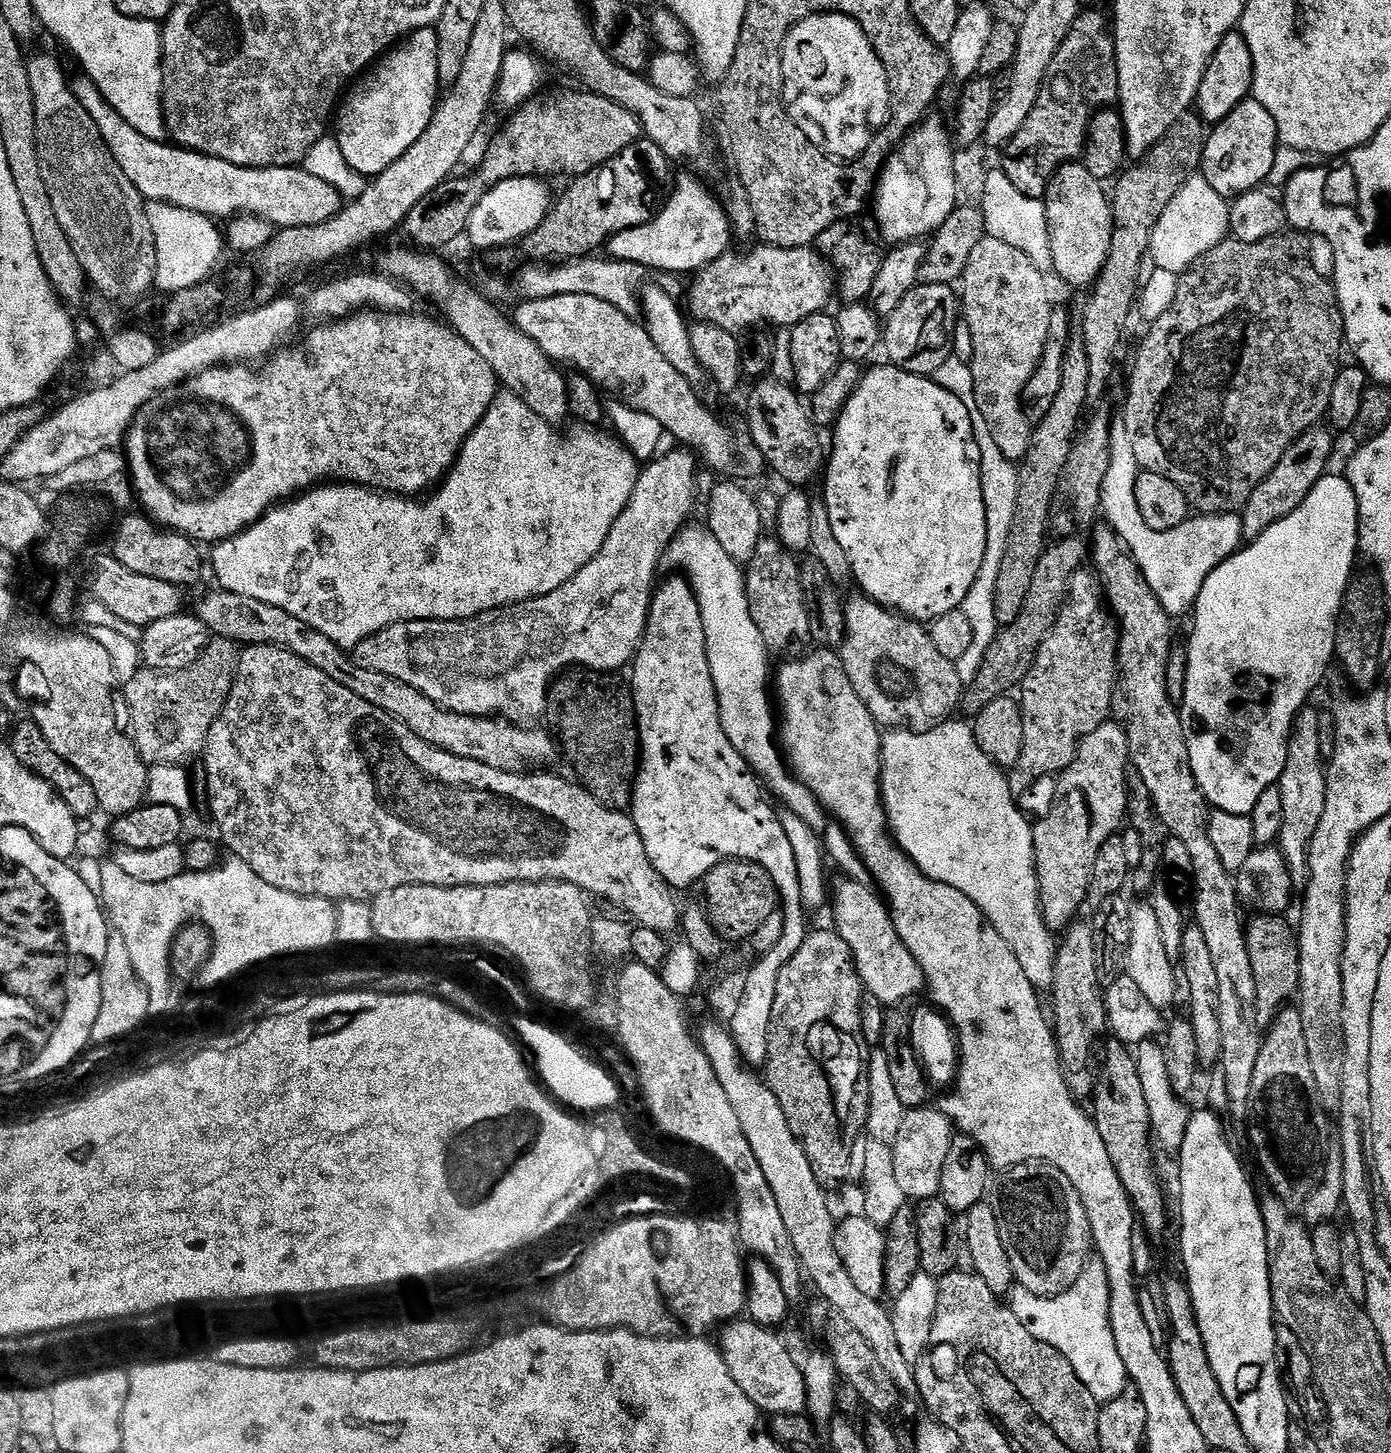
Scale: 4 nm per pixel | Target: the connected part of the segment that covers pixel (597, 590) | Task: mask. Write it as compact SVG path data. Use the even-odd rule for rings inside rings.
M682 448L677 449L666 455L663 453L643 465L640 477L636 479L636 485L630 494L628 507L616 519L614 526L610 526L610 534L606 534L606 540L602 542L602 548L598 550L598 554L586 566L582 566L582 570L578 570L578 574L574 574L574 578L570 578L570 582L558 586L558 590L554 590L545 596L535 596L533 600L523 600L521 604L507 604L505 608L495 608L489 612L483 612L480 616L471 616L465 620L405 620L394 622L389 628L383 628L378 634L367 636L358 647L351 649L352 660L366 670L378 670L378 674L386 674L390 678L396 678L398 682L404 682L406 686L410 686L426 698L430 698L446 712L457 712L463 716L491 716L521 726L527 725L529 722L536 722L539 716L543 717L547 713L548 689L557 675L565 670L577 668L605 674L615 673L617 671L615 668L622 667L624 663L627 665L635 657L636 650L644 638L644 628L648 624L648 605L652 599L654 585L657 583L656 567L659 566L660 560L662 564L662 557L665 555L669 541L676 536L678 529L685 525L687 521L685 519L692 508L694 470L697 461L691 451Z

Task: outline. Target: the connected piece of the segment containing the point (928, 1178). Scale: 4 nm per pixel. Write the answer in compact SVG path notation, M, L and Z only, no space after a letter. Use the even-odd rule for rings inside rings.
M925 1106L905 1111L895 1141L890 1145L893 1156L894 1178L905 1198L912 1202L931 1200L940 1195L942 1165L950 1152L954 1125L939 1107Z

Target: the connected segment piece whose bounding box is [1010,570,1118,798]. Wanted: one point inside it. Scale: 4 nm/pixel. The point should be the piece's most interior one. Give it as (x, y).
(1066, 694)

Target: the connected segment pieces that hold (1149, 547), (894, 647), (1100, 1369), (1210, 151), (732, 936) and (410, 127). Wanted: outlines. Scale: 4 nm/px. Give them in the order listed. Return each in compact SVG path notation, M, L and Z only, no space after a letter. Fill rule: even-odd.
M1115 421L1110 428L1110 465L1102 481L1100 507L1103 519L1108 519L1107 527L1116 533L1117 539L1123 544L1127 553L1132 557L1134 563L1140 568L1142 576L1155 594L1158 602L1164 608L1164 612L1170 618L1184 616L1193 611L1196 606L1196 599L1202 590L1209 574L1216 569L1223 560L1229 560L1235 552L1239 552L1244 540L1244 527L1240 521L1240 512L1217 512L1215 514L1200 514L1195 518L1184 521L1182 526L1174 530L1159 532L1150 530L1138 510L1138 504L1134 498L1134 486L1136 477L1140 473L1137 458L1134 457L1134 450L1131 449L1130 438L1124 429L1123 421Z
M856 594L852 601L849 599L844 604L844 616L845 634L838 655L844 663L848 681L877 725L888 730L925 732L929 726L941 723L951 713L948 711L959 705L962 681L956 673L956 665L934 648L923 623L883 608L863 594Z
M1092 1262L1085 1267L1084 1272L1061 1296L1033 1296L1027 1290L1019 1286L1013 1287L1010 1292L1010 1307L1020 1318L1020 1323L1028 1327L1028 1333L1050 1346L1054 1346L1074 1366L1074 1374L1094 1394L1097 1402L1107 1402L1118 1398L1125 1387L1130 1384L1128 1371L1122 1362L1122 1356L1118 1354L1118 1346L1114 1342L1114 1334L1110 1326L1110 1290L1106 1270L1098 1262Z
M1251 98L1243 100L1226 119L1207 133L1202 175L1218 195L1235 198L1259 189L1267 181L1277 147L1276 123L1274 118L1270 118L1266 106Z
M724 860L714 866L702 880L706 911L713 929L724 942L747 941L765 921L769 911L778 905L775 882L762 866L746 860Z
M435 27L419 28L395 45L375 67L365 71L347 93L348 101L346 96L339 105L334 135L340 143L342 158L353 173L375 178L398 162L430 126L440 91L438 34Z

